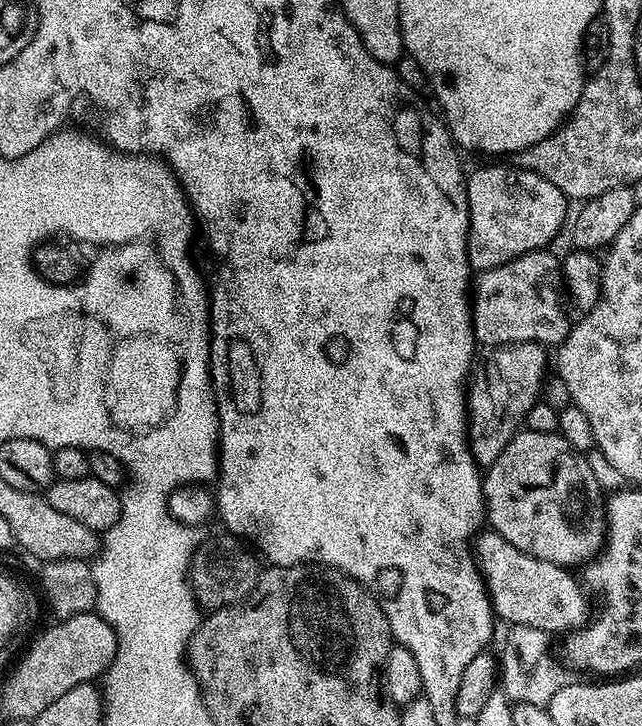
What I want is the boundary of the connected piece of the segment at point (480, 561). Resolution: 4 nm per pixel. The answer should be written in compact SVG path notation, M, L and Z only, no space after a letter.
M484 530L475 537L474 555L476 564L480 567L480 574L484 577L484 584L488 588L488 597L492 600L492 611L497 617L505 620L505 625L525 624L534 626L538 630L549 634L567 634L577 628L584 627L590 619L590 608L588 612L589 593L583 583L571 576L569 569L563 564L546 562L542 558L534 558L518 546L510 546L502 534L491 530Z

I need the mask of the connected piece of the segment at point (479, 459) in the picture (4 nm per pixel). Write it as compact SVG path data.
M534 340L521 344L501 344L487 349L484 357L475 361L466 388L468 406L468 449L477 464L493 464L510 443L512 437L521 431L526 410L541 399L544 381L550 372L550 356L545 345Z

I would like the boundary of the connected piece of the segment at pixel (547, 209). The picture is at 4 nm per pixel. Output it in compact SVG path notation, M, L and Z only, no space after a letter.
M488 162L485 168L471 169L466 176L468 262L477 273L500 268L528 252L544 250L570 216L570 201L554 182L546 182L537 172L504 163L508 162Z

